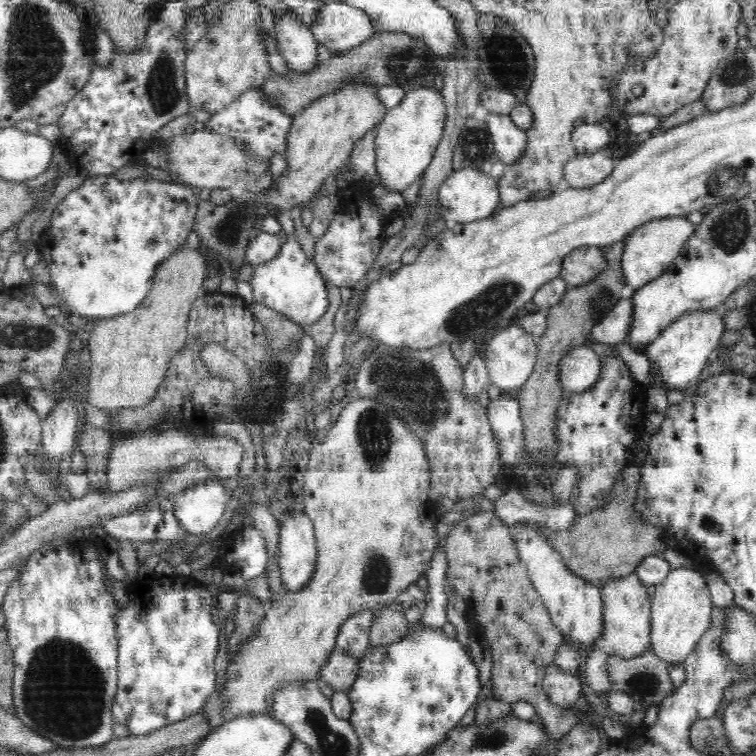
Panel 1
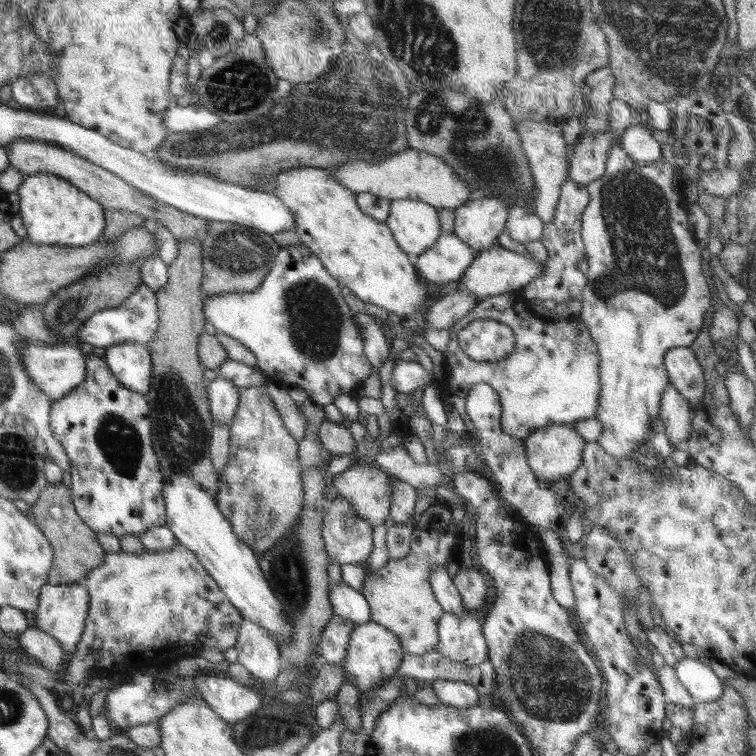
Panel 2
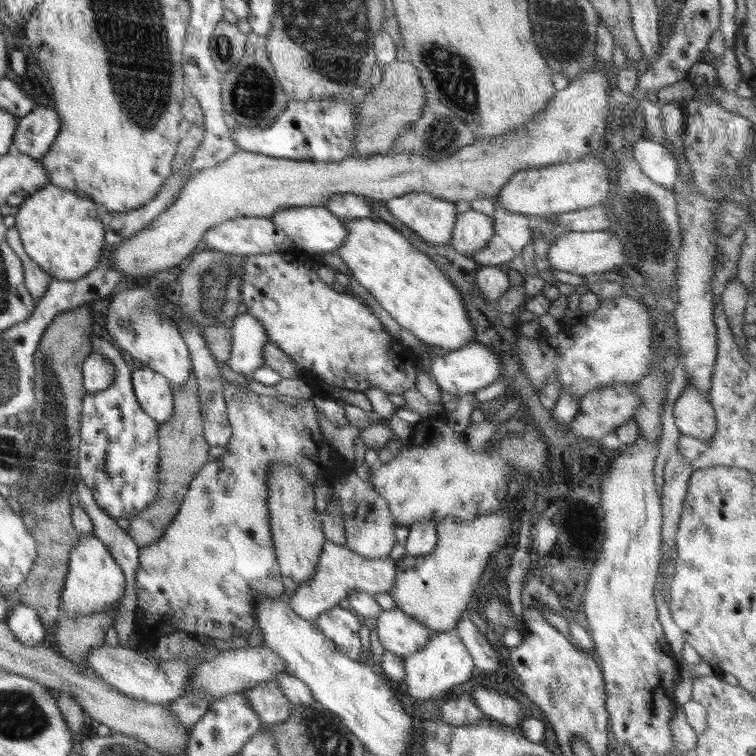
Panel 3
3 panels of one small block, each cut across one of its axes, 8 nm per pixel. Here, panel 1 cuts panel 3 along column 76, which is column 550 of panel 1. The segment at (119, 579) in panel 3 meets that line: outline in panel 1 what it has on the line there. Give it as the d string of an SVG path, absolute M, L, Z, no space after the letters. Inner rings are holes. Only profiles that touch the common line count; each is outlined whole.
M515 523L510 527L510 536L516 547L519 559L526 567L527 575L533 587L541 596L552 622L564 634L566 640L580 648L589 648L601 635L603 625L603 598L601 587L576 576L566 567L560 553L546 541L540 529L532 529L523 523Z

